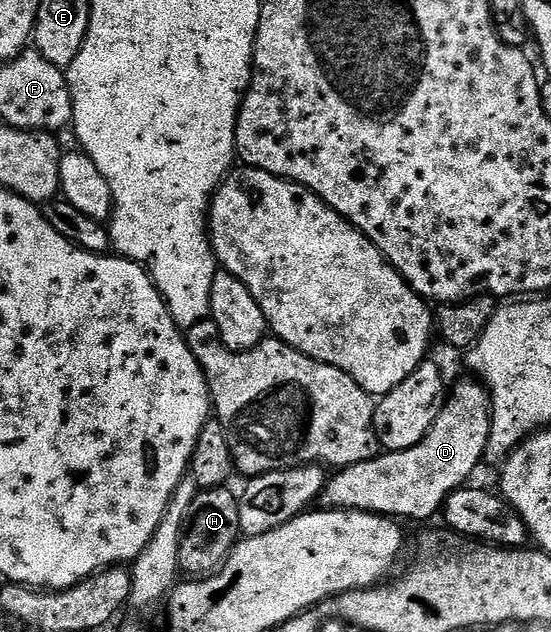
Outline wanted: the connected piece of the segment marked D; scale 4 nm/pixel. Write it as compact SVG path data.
M477 380L461 382L452 387L451 393L445 399L445 405L437 414L432 428L423 436L419 444L406 450L390 450L378 453L377 457L363 464L346 466L338 469L337 474L328 479L325 489L319 499L322 507L330 510L365 510L368 514L380 514L394 520L414 518L421 522L444 507L449 495L462 489L465 482L476 472L479 462L484 459L486 446L489 443L490 424L492 422L492 403L489 400L488 389Z

